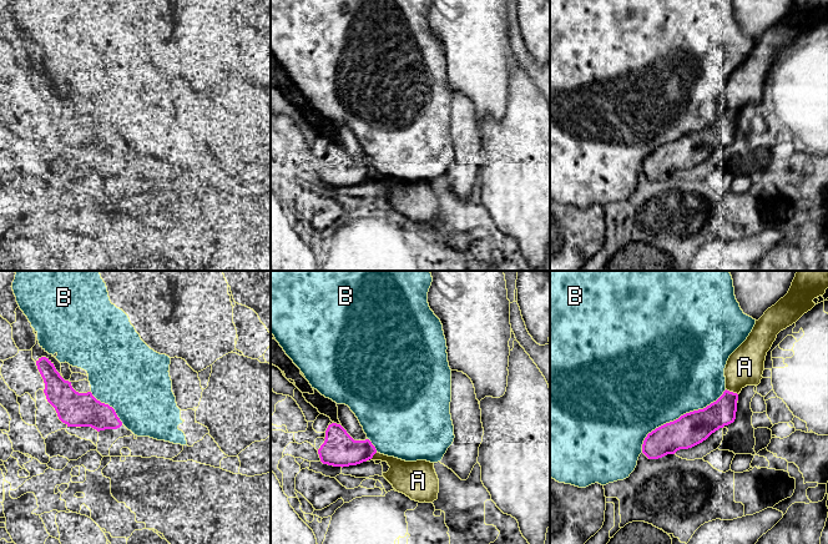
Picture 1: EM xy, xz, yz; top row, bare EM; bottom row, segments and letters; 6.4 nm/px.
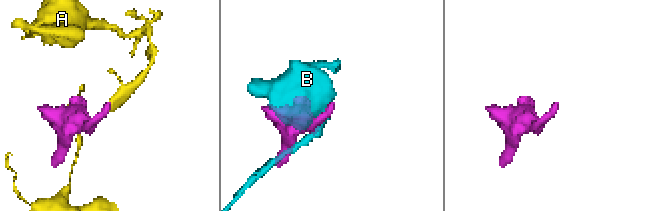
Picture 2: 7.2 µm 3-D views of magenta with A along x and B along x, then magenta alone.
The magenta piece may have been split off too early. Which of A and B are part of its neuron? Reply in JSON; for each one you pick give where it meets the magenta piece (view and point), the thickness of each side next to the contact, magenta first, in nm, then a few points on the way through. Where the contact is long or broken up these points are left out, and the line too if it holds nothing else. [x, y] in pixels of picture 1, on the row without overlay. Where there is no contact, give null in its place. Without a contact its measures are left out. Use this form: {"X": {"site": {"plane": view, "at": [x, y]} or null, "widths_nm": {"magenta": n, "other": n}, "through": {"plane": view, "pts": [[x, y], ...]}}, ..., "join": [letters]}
{"join": []}

